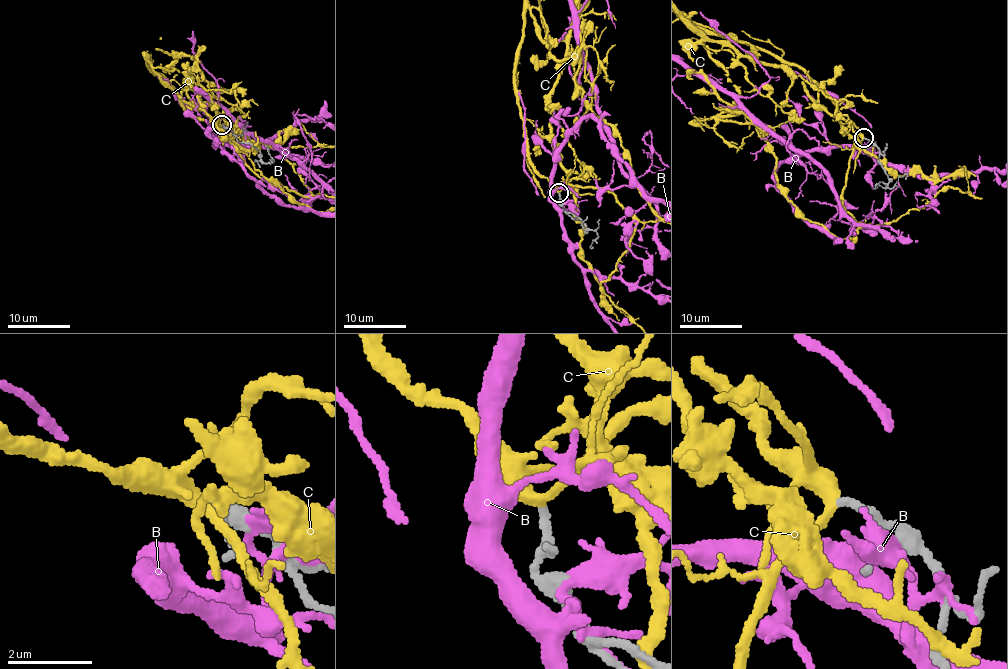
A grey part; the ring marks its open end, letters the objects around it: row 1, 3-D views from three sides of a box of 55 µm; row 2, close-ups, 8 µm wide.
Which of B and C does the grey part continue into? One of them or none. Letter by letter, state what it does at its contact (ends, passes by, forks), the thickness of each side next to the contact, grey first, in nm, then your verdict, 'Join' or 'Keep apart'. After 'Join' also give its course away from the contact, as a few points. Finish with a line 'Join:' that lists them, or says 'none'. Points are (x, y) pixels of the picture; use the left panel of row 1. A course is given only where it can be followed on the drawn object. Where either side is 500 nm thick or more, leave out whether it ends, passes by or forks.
B: It forks there. Thickness 320 nm (grey) against 280 nm. Keep apart
C: It forks there. Thickness 180 nm (grey) against 280 nm. Join
Join: C

